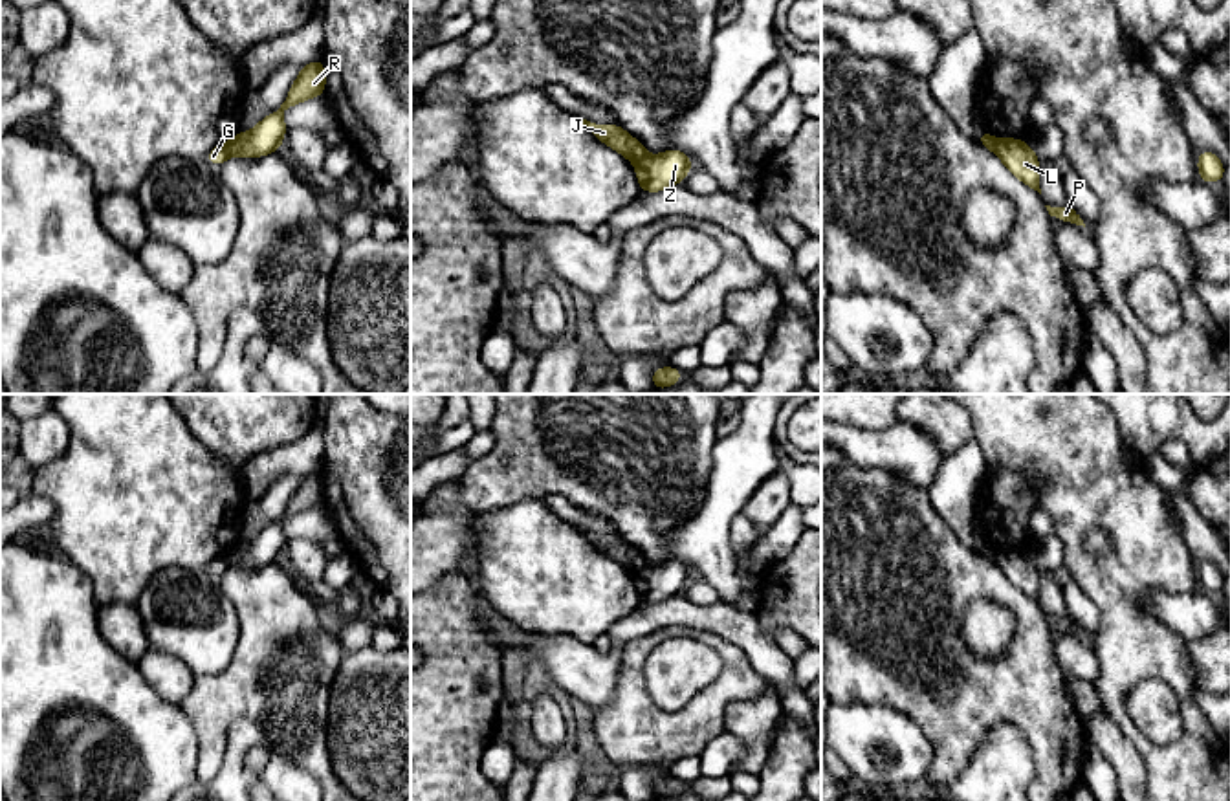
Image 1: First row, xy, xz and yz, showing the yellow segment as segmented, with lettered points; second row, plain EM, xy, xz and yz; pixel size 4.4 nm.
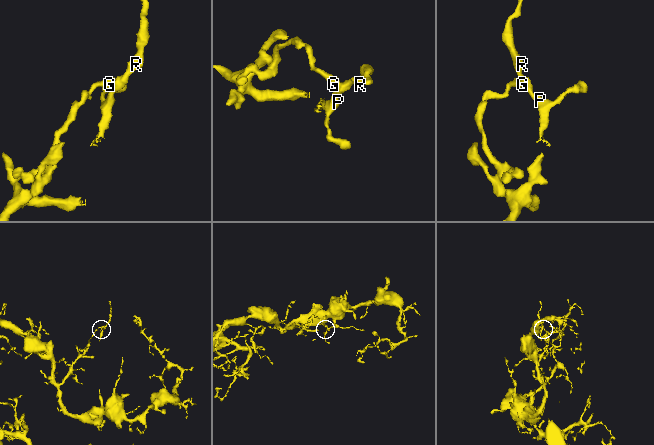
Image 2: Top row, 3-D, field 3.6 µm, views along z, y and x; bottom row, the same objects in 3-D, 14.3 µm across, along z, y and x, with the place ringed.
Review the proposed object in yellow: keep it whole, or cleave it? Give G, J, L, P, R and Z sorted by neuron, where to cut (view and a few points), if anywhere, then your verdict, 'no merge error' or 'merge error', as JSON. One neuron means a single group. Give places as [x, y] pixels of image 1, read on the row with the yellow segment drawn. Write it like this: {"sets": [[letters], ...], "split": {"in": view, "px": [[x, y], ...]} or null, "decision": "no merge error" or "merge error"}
{"sets": [["G", "J"], ["L", "P", "R", "Z"]], "split": {"in": "xy", "px": [[228, 142], [230, 154]]}, "decision": "merge error"}

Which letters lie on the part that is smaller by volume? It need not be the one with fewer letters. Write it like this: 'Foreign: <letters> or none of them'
Foreign: L, P, R, Z

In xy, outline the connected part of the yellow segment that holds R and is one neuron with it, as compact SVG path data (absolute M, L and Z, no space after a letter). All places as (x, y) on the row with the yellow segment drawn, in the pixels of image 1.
M321 57L312 64L301 66L301 75L291 84L286 101L280 104L277 112L266 115L253 130L246 134L240 130L229 141L229 156L260 158L275 150L280 150L280 143L286 134L282 112L290 106L302 103L304 99L324 95L324 90L324 62Z

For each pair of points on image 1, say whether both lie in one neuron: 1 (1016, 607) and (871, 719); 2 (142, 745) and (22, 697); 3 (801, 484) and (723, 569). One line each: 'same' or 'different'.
1: different
2: same
3: different

